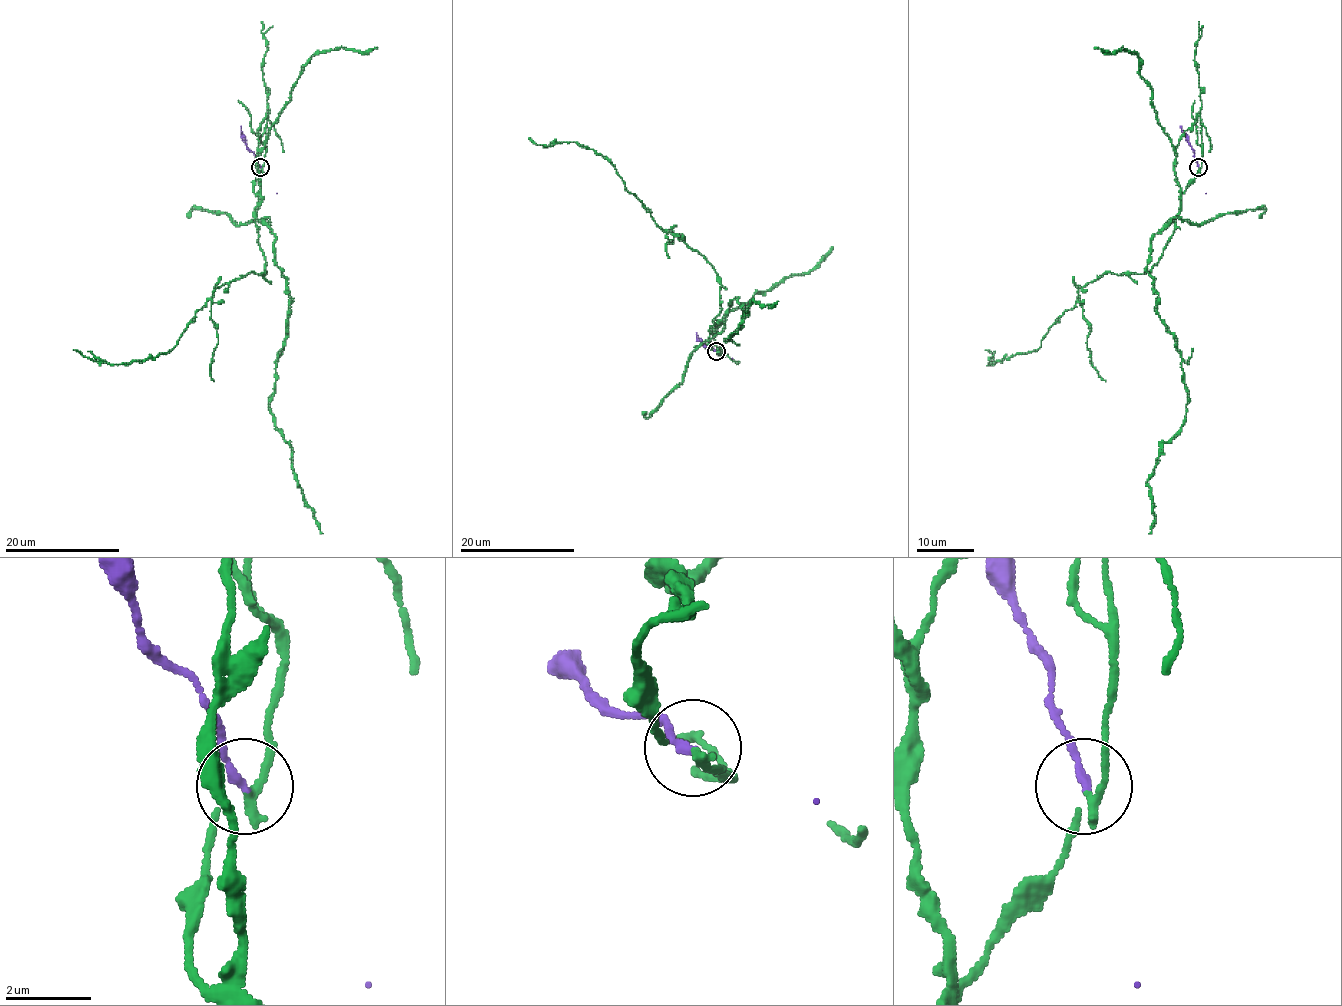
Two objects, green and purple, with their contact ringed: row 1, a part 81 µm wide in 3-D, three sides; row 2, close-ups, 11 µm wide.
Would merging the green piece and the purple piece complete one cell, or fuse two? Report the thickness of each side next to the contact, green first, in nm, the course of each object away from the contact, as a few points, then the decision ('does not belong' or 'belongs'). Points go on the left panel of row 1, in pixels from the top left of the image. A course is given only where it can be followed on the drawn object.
160/190 nm | green via (261, 167), (267, 116), (258, 130), (257, 218), (274, 235), (290, 295), (269, 413), (323, 533) | purple via (261, 167), (247, 146), (241, 126) | does not belong

